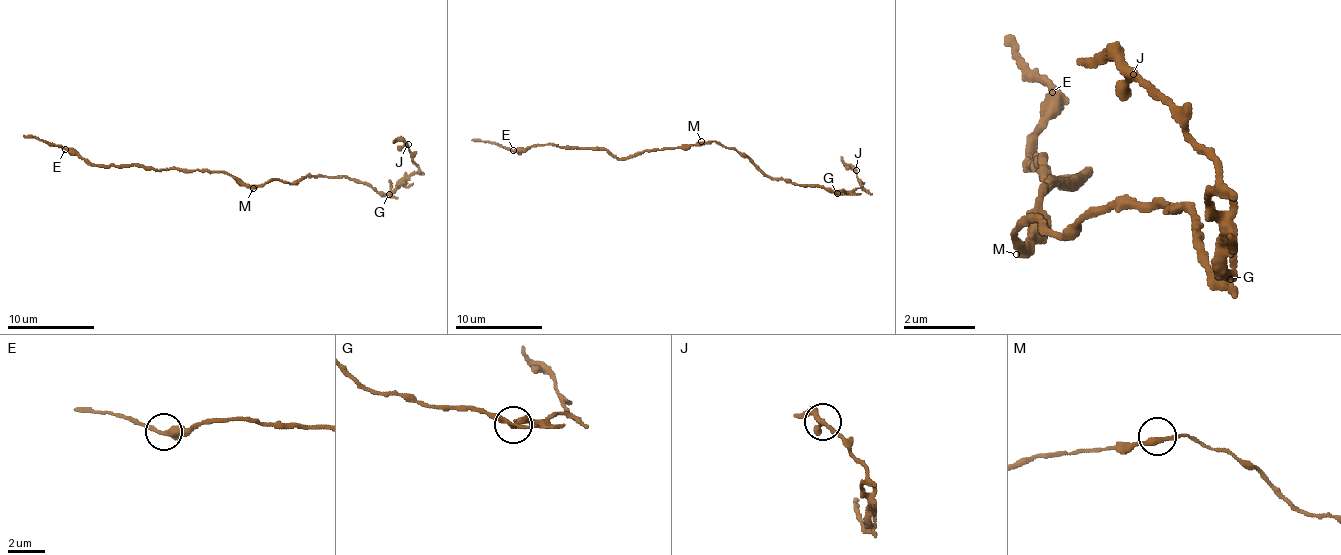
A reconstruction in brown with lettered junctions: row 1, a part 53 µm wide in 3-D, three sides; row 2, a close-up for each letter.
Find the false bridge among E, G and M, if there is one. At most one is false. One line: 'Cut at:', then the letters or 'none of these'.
Cut at: G

